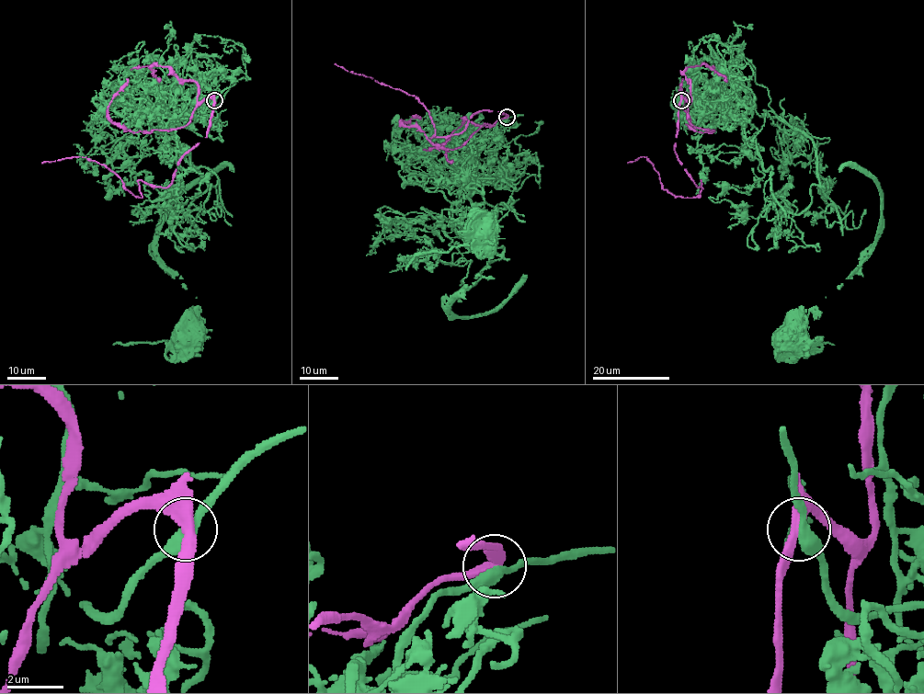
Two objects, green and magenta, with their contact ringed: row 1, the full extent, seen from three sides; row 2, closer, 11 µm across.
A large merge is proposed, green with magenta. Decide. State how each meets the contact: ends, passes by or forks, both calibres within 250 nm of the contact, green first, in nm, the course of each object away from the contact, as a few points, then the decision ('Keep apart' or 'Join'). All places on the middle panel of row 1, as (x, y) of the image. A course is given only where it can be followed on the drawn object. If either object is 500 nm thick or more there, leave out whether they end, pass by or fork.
At the ring green passes by. At the ring magenta passes by. Thickness 400 nm (green) against 400 nm. Course of green: (507, 118), (467, 147), (452, 206), (463, 241), (501, 257), (460, 316), (488, 261), (474, 226). Course of magenta: (507, 118), (498, 111), (478, 111), (460, 133), (431, 137), (435, 124), (429, 112), (415, 96), (335, 63). Keep apart

